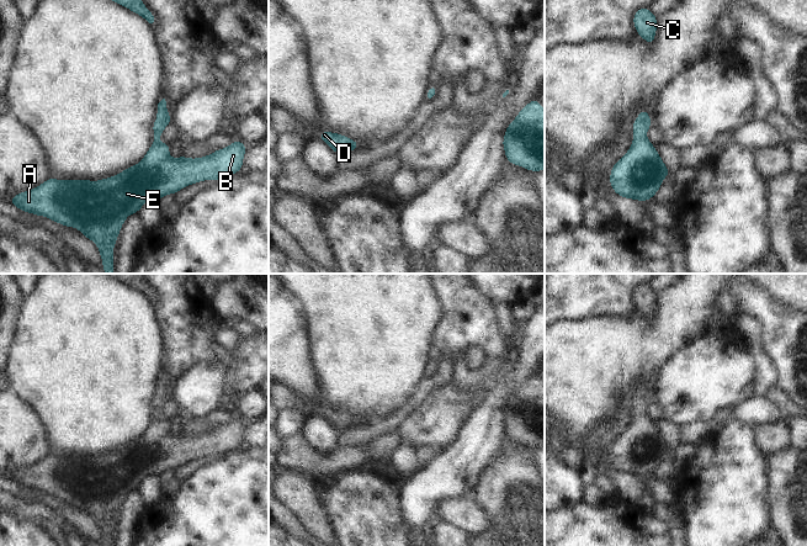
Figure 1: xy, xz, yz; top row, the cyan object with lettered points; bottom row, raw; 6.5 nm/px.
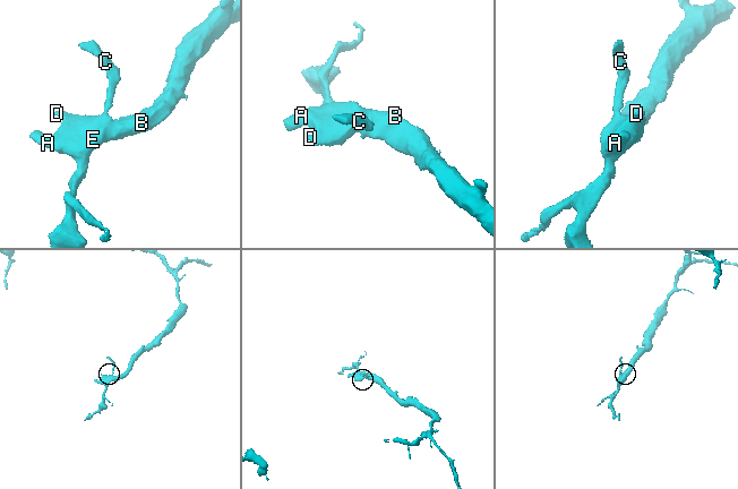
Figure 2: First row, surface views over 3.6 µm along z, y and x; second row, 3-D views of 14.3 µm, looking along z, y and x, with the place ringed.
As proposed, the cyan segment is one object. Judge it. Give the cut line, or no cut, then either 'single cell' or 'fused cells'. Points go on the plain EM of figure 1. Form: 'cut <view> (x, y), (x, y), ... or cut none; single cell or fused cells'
cut none; single cell

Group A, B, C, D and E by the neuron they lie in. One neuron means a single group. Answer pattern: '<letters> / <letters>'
A B C D E

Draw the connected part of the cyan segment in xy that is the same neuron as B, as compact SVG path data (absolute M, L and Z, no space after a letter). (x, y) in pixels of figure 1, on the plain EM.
M166 377L158 380L153 399L154 419L142 438L120 450L97 456L57 456L23 467L9 478L20 487L46 492L52 498L79 505L99 523L102 546L113 546L116 515L126 494L138 489L147 477L205 456L216 458L243 445L244 419L234 418L202 434L170 434L170 423L159 419L164 404L171 399Z

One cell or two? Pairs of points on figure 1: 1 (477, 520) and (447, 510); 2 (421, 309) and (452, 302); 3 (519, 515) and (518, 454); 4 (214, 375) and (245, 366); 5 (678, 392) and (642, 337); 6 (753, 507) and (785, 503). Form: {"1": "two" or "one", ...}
{"1": "one", "2": "two", "3": "one", "4": "one", "5": "two", "6": "two"}

